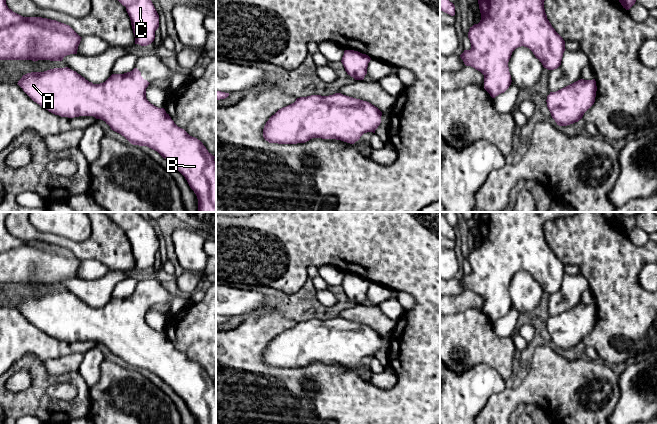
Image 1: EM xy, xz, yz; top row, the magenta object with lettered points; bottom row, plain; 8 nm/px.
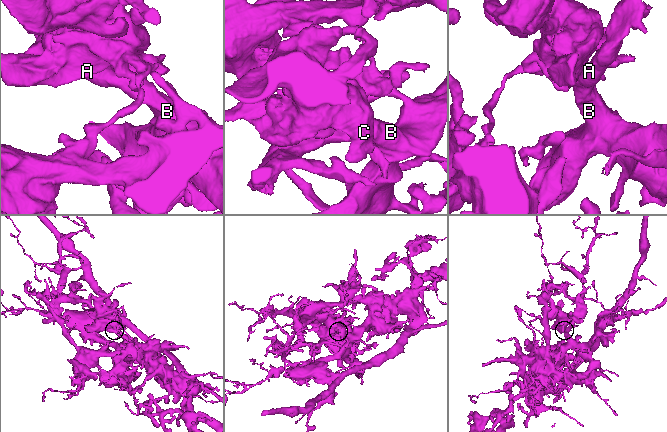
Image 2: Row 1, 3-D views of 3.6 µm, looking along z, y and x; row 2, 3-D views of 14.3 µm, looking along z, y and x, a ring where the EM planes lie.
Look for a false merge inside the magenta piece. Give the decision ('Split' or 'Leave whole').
Leave whole

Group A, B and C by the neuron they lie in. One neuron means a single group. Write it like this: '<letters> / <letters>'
A B C

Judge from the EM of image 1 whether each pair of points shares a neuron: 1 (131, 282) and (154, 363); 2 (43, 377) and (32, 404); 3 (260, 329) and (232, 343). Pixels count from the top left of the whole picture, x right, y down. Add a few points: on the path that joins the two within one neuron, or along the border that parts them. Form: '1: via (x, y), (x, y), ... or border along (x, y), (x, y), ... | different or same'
1: border along (138, 281), (135, 290), (131, 294), (112, 298) | different
2: via (39, 384), (36, 397) | same
3: via (253, 335), (245, 343), (239, 343) | same

